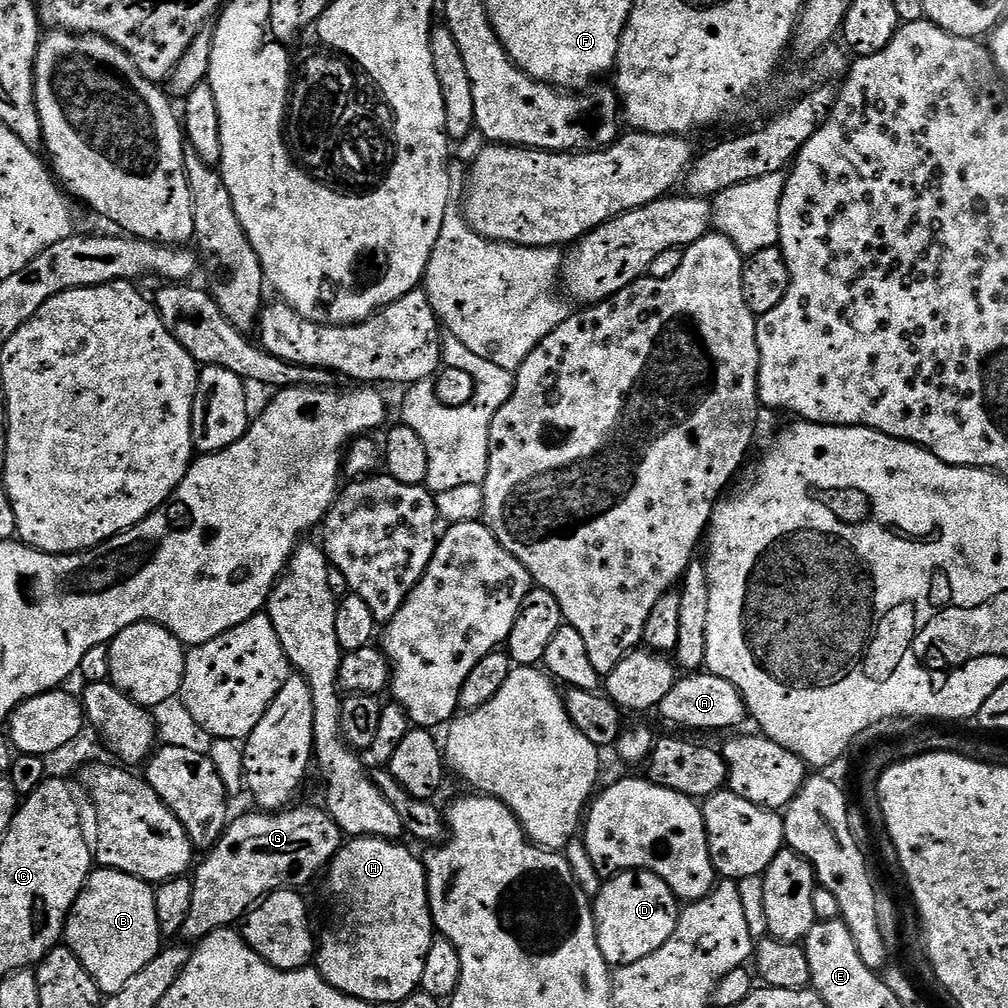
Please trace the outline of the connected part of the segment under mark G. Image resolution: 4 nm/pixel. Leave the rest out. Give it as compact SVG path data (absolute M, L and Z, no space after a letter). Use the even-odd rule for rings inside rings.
M297 806L289 807L287 810L251 810L245 816L240 816L231 821L228 827L220 836L219 842L207 851L204 861L197 863L194 868L194 873L191 877L192 889L194 890L194 898L190 902L190 914L186 918L184 923L184 930L182 933L183 939L192 940L191 942L199 942L208 936L212 932L216 932L219 928L228 928L235 922L243 921L244 917L264 899L265 896L269 896L272 892L276 892L280 888L294 888L297 890L303 889L303 884L308 884L316 875L321 875L322 869L332 863L332 859L335 858L336 853L340 851L342 847L342 831L339 825L336 824L336 819L332 817L323 807L320 808L296 808Z

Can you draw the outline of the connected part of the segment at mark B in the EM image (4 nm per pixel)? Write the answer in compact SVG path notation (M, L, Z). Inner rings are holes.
M97 867L64 922L62 940L92 975L92 981L105 997L118 994L162 947L153 885L113 868Z

